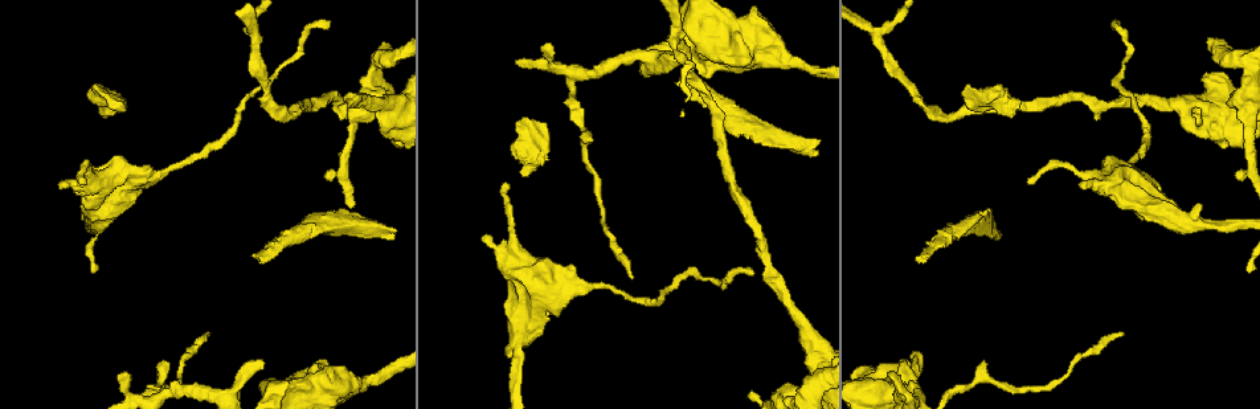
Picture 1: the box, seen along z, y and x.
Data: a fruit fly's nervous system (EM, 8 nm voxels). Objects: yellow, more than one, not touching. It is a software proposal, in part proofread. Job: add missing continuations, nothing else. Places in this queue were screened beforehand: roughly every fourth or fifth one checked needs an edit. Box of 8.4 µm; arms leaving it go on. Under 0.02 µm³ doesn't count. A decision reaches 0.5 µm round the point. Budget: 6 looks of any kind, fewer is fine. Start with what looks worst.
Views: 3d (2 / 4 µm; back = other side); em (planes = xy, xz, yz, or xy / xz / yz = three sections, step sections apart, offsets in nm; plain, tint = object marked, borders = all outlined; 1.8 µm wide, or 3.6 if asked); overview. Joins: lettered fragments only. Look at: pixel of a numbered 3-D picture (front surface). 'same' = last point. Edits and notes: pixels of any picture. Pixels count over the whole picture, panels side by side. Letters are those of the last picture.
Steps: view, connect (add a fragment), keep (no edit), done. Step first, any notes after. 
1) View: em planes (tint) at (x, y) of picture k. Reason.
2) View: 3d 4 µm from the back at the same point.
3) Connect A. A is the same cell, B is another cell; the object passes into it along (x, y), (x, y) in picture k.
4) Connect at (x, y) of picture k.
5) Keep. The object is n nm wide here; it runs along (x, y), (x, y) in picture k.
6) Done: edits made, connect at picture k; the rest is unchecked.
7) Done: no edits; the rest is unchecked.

View: 3d 4 µm at (677, 85) of picture 1. Free end.

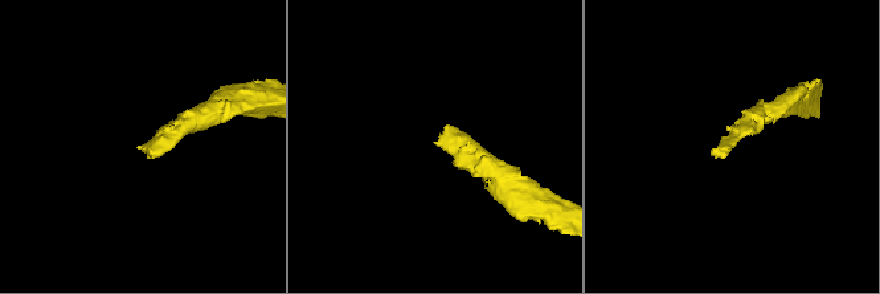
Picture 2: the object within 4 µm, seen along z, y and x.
View: em xz step 16 (borders) at (138, 146) of picture 2. Now the EM.

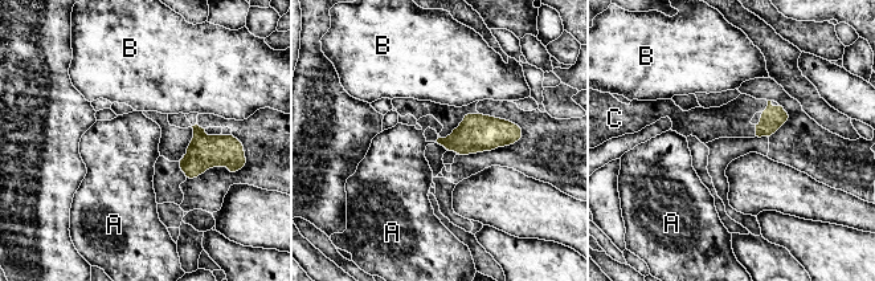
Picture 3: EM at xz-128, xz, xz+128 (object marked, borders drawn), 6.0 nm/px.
Connect C. C is the same cell, A and B are other cells; the object passes into it along (773, 117), (767, 106), (734, 119) in picture 3; it goes on there.

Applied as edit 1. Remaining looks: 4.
View: overview. See it whole again.

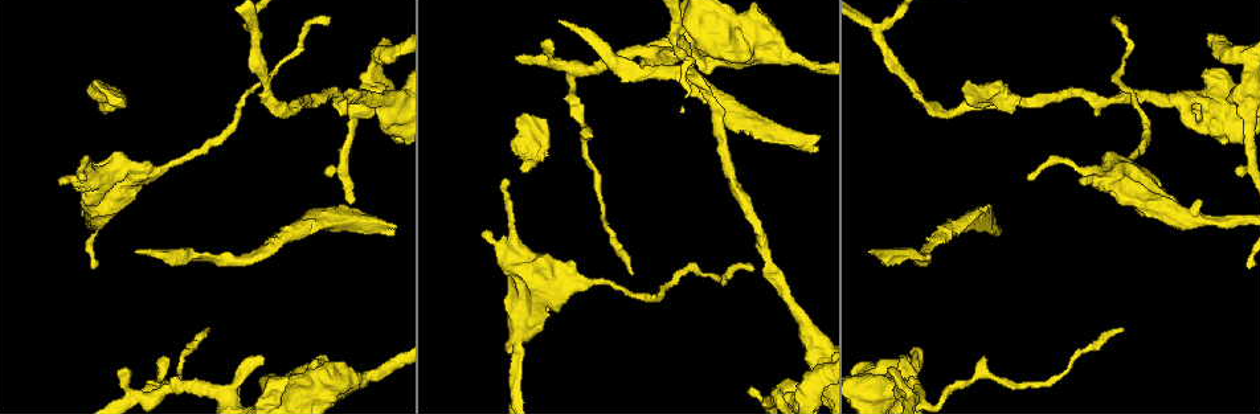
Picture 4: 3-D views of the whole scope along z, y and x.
View: 3d 2 µm from the back at (395, 232) of picture 4. Free end.

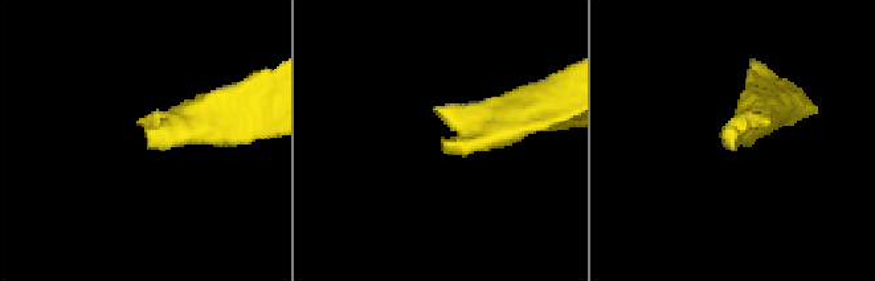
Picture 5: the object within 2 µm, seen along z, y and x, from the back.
View: em xz step 8 (tint) at (446, 140) of picture 5.

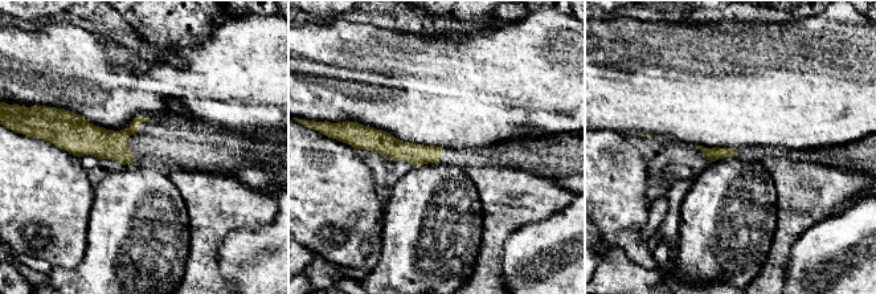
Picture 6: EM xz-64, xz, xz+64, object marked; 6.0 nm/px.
View: em planes (borders) at the same point.

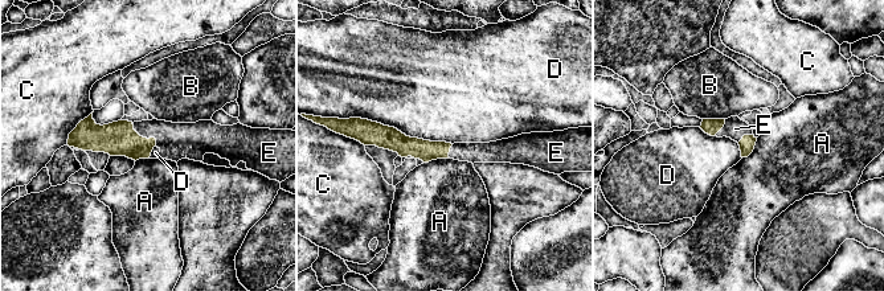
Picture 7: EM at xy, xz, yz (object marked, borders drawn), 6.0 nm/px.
Connect E. The longest contact is with D, 600 nm; E is the same cell, A, B, C and D are other cells; the object passes into it along (119, 138), (144, 138), (176, 140) in picture 7; the neuron continues.

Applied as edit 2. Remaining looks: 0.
Done: edits made, connect at picture 3, connect at picture 7; the rest is unchecked.

